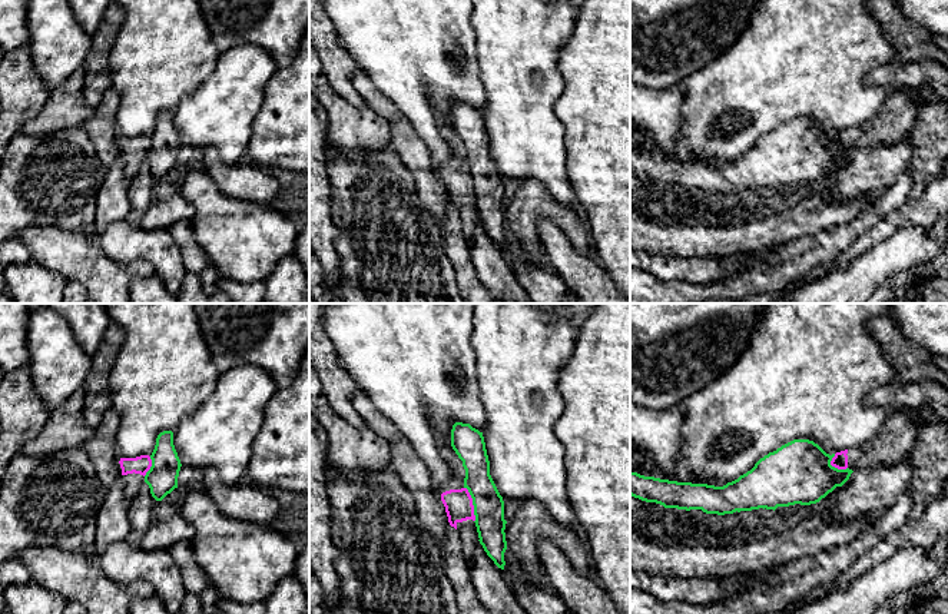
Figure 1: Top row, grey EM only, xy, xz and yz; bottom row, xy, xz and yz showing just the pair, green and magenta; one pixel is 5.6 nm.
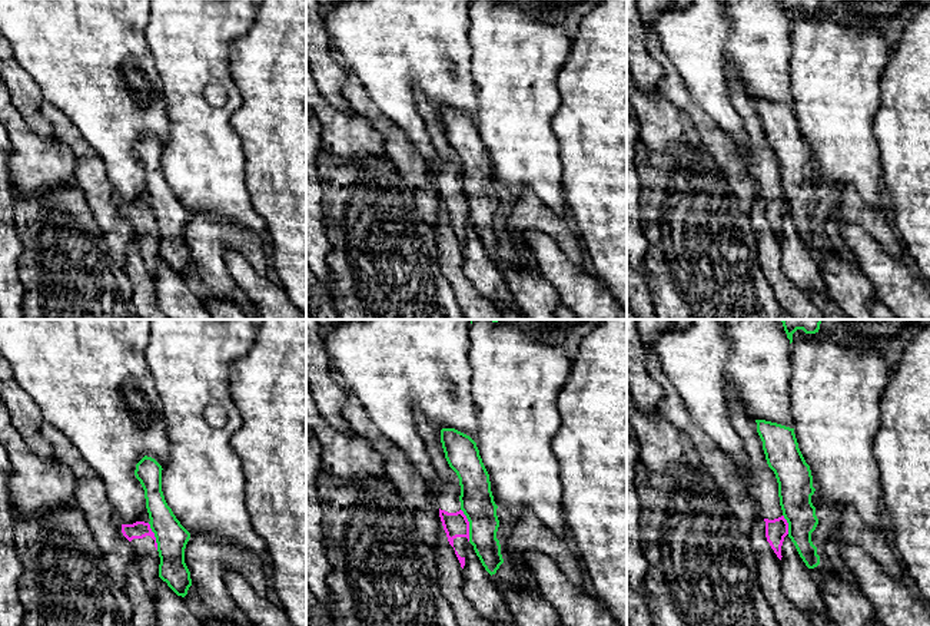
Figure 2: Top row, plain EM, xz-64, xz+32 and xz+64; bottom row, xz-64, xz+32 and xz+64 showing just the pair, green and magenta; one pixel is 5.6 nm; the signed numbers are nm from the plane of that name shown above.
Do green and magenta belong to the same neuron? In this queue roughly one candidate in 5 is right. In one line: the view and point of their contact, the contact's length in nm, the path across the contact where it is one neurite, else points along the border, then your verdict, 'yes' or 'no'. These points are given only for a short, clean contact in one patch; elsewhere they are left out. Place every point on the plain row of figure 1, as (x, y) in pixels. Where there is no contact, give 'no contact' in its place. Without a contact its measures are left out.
meets green in xz at (473, 183); contact 200 nm long; border along xz (464, 166), (471, 178), (474, 201); no

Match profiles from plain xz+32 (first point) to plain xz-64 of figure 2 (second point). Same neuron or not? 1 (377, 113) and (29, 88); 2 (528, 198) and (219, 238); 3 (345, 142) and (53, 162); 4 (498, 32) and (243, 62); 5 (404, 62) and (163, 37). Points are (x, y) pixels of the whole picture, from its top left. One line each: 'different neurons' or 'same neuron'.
1: different neurons
2: same neuron
3: same neuron
4: different neurons
5: different neurons

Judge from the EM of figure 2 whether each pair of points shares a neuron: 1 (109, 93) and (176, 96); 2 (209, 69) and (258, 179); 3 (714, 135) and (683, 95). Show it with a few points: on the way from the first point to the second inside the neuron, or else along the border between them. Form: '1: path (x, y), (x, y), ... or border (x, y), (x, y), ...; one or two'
1: border (156, 63), (170, 129); two
2: border (235, 112), (231, 126), (242, 143), (245, 178); two
3: path (704, 125), (688, 105); one

